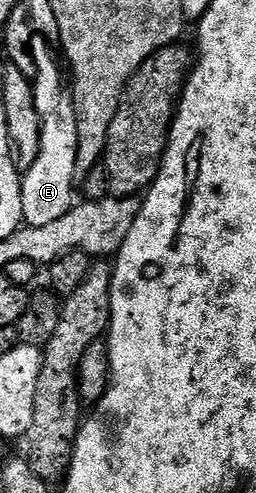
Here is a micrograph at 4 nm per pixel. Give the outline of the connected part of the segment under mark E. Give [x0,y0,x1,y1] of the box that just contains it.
[21,36,79,226]

